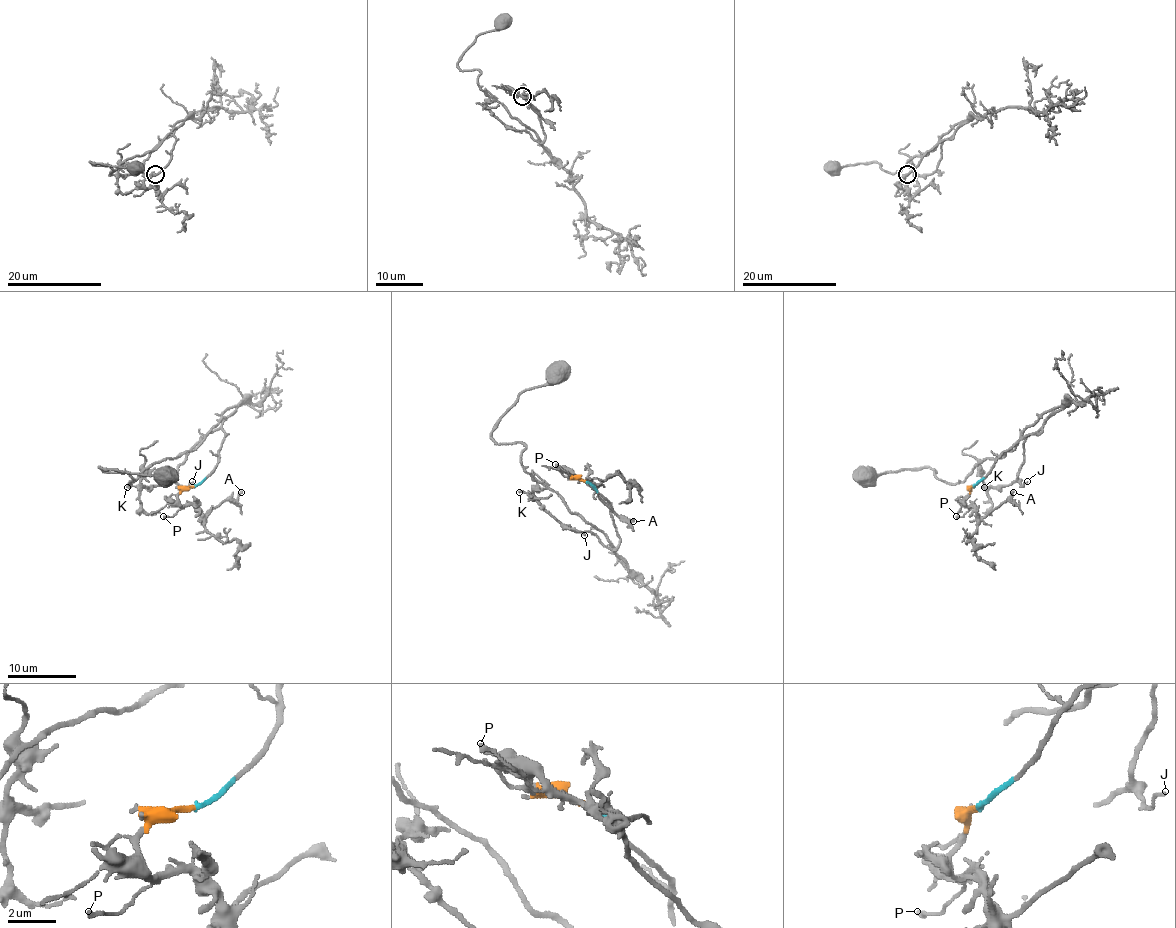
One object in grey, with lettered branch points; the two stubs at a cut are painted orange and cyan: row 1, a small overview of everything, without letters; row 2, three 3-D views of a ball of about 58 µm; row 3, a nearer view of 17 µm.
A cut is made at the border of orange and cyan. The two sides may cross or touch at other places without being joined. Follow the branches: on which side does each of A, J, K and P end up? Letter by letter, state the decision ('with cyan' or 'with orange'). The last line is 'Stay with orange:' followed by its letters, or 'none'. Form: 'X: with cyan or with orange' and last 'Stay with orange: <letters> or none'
A: with orange
J: with cyan
K: with cyan
P: with orange
Stay with orange: A, P

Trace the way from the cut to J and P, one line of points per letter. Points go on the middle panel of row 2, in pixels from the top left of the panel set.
J: (586, 482), (610, 503), (610, 516), (620, 539), (613, 549), (594, 534), (574, 532), (569, 527), (584, 535)
P: (586, 482), (572, 474), (570, 477), (555, 463)

